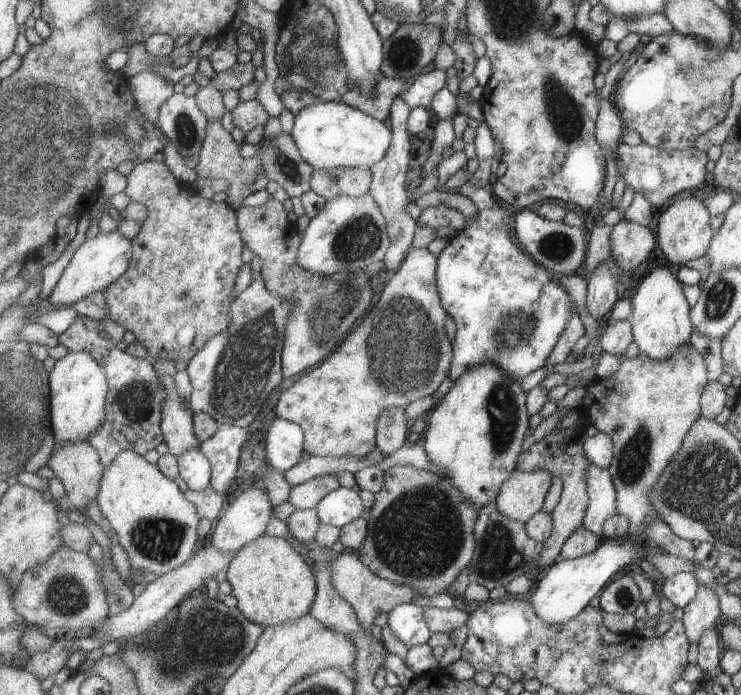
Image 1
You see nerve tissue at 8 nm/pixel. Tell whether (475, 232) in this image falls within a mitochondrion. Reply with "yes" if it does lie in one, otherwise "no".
no

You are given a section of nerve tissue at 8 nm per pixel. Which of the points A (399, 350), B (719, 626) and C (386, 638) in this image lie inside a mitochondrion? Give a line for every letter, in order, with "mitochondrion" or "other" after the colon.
A: mitochondrion
B: other
C: other

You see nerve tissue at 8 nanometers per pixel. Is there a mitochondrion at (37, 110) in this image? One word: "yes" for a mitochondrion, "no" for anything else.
yes

